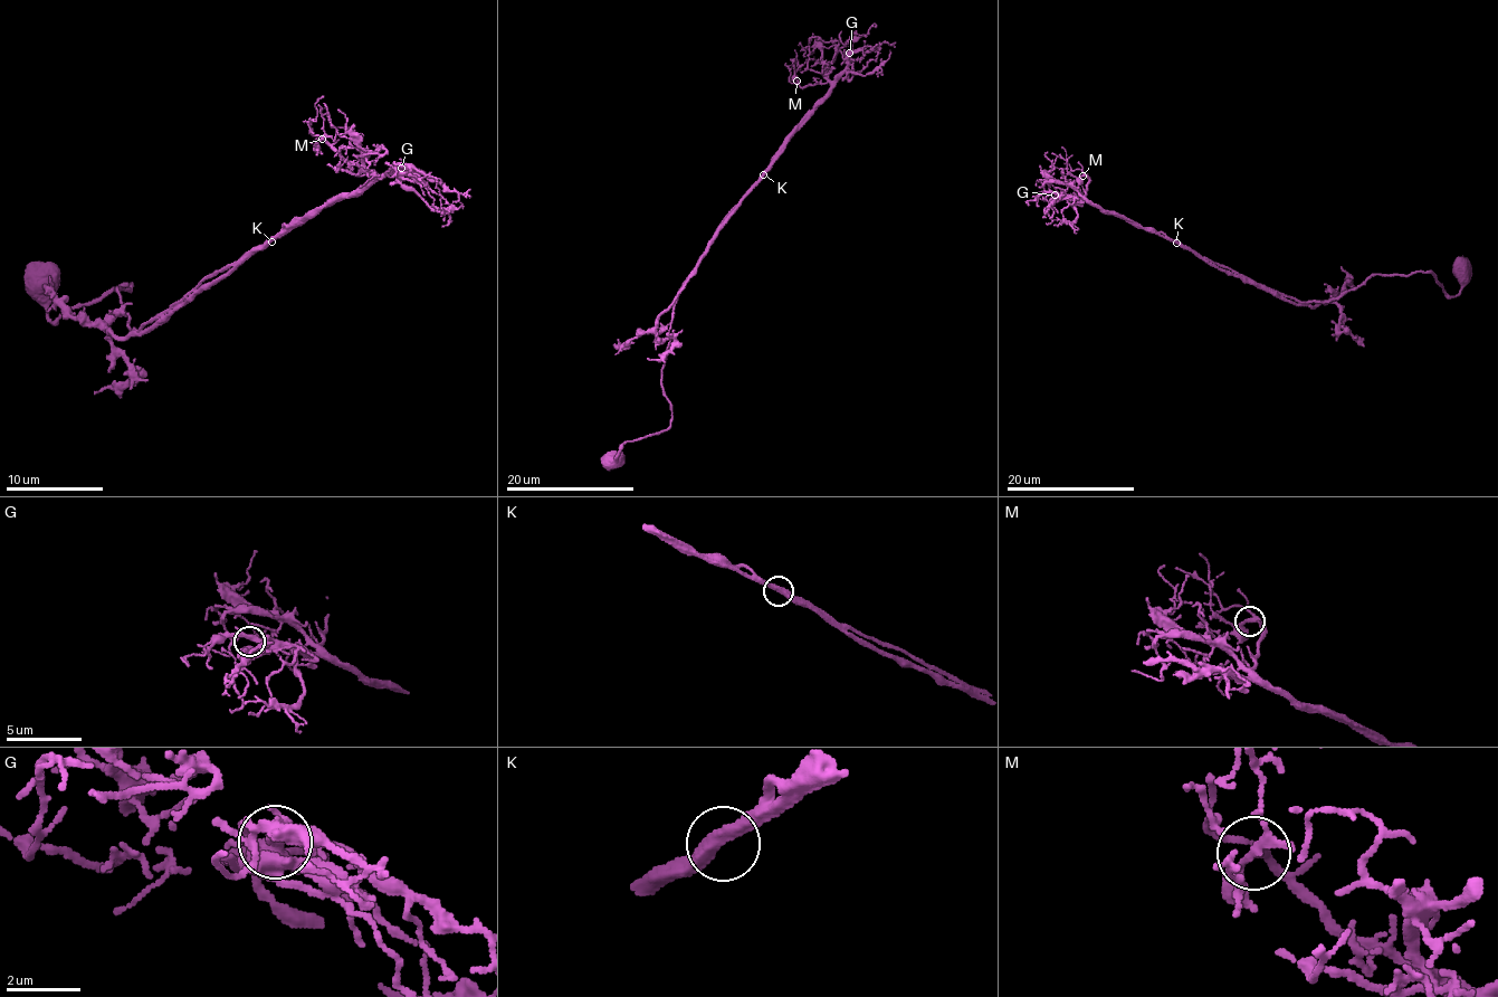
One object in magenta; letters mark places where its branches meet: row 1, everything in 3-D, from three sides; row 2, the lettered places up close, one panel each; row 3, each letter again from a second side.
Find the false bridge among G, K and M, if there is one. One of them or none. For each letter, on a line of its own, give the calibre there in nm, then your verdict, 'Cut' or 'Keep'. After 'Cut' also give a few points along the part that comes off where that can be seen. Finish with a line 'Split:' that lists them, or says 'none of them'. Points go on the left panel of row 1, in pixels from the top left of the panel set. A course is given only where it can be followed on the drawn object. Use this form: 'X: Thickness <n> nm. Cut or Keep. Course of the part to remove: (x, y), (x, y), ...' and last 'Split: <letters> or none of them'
G: Thickness 280 nm. Keep
K: Thickness 360 nm. Keep
M: Thickness 200 nm. Keep
Split: none of them

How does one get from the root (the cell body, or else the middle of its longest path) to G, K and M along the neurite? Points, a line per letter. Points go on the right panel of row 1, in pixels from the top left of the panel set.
G: (1462, 272), (1456, 295), (1431, 273), (1412, 272), (1371, 275), (1329, 300), (1301, 302), (1089, 201), (1055, 195)
K: (1462, 272), (1456, 295), (1449, 295), (1431, 273), (1412, 272), (1371, 275), (1329, 300), (1301, 302), (1175, 243)
M: (1462, 272), (1456, 295), (1412, 272), (1371, 275), (1323, 302), (1296, 300), (1105, 214), (1085, 198), (1083, 176)

